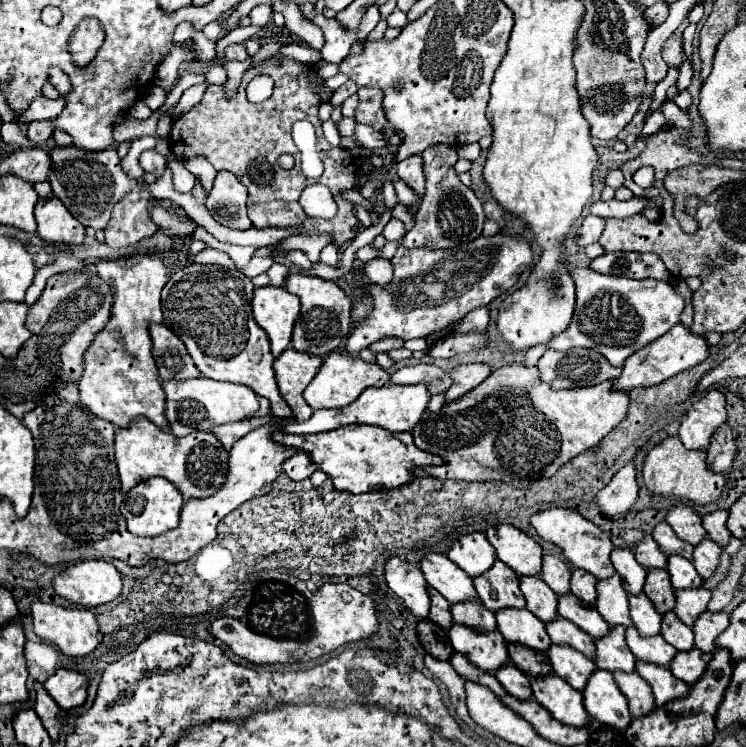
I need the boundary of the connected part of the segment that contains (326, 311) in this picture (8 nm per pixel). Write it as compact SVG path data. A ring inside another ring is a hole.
M289 273L285 287L289 293L295 293L301 299L301 313L293 329L293 347L311 355L327 355L339 349L351 331L351 299L345 295L345 291L333 281L303 273Z

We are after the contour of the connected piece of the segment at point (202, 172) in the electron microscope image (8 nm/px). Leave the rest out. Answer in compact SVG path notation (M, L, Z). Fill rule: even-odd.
M195 155L195 157L189 157L183 161L185 167L201 179L201 185L209 191L213 187L213 179L215 179L215 167L209 167L209 161L203 157L203 155Z

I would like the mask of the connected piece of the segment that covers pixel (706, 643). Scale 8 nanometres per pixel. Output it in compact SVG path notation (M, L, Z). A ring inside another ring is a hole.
M705 611L693 625L695 633L695 647L711 653L715 649L715 639L727 629L729 615L727 613L709 613Z

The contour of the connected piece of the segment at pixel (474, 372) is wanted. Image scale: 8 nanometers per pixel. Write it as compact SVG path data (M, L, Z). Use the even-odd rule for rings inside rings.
M459 365L451 371L451 379L453 379L453 385L449 387L449 391L445 393L445 403L451 403L451 401L457 401L461 395L473 391L477 385L481 385L487 375L491 373L491 369L487 365Z

